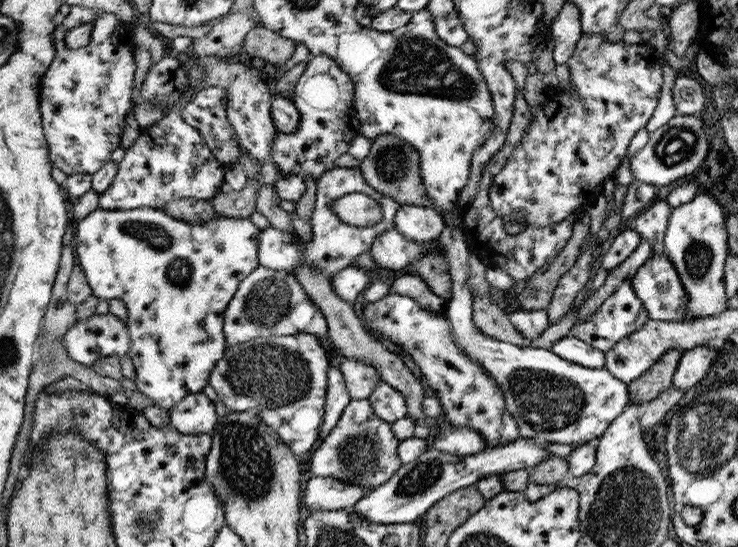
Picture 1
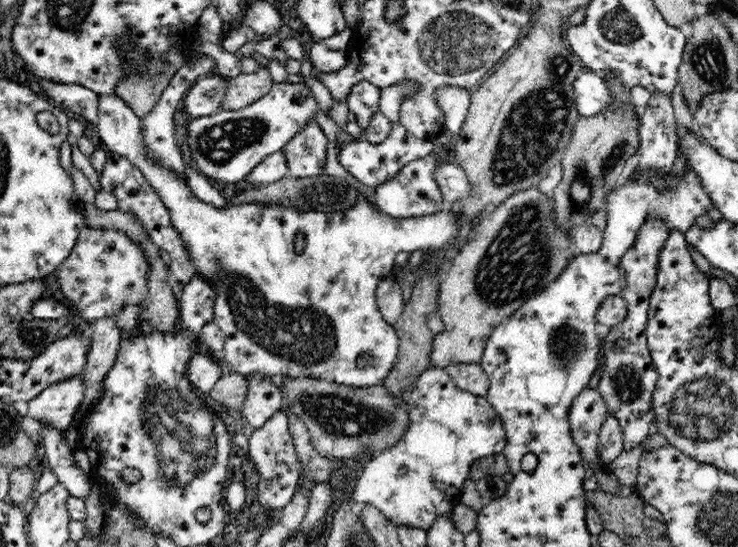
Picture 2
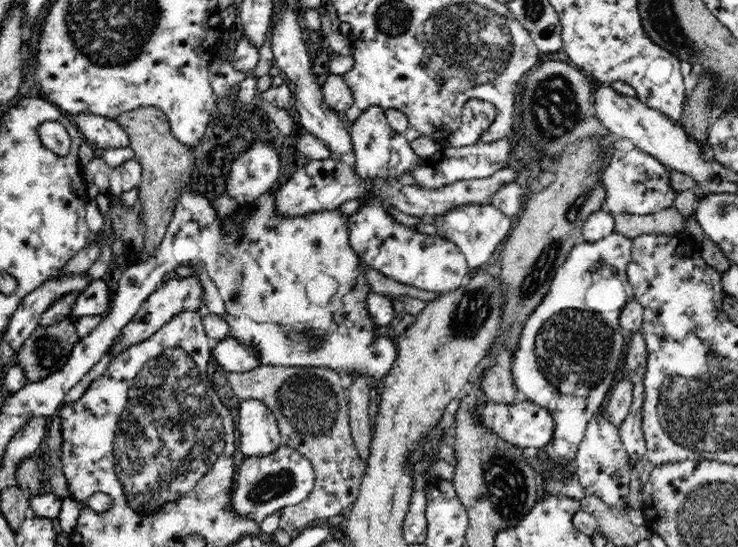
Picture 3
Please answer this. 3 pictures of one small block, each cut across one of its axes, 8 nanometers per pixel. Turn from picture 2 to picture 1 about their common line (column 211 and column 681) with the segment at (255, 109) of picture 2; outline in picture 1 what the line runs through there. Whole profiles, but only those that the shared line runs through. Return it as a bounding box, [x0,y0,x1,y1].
[630,115,708,188]

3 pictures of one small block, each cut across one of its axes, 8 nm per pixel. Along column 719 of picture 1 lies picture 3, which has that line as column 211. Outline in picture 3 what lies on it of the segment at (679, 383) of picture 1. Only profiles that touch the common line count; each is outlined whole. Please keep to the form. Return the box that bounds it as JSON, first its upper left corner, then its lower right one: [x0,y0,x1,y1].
[211,336,260,373]

